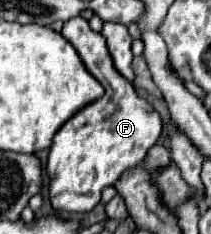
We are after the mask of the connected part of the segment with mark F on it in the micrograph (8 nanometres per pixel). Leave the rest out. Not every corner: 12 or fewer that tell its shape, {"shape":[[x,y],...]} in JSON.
{"shape":[[83,17],[63,37],[105,93],[55,133],[55,211],[87,213],[161,137]]}

